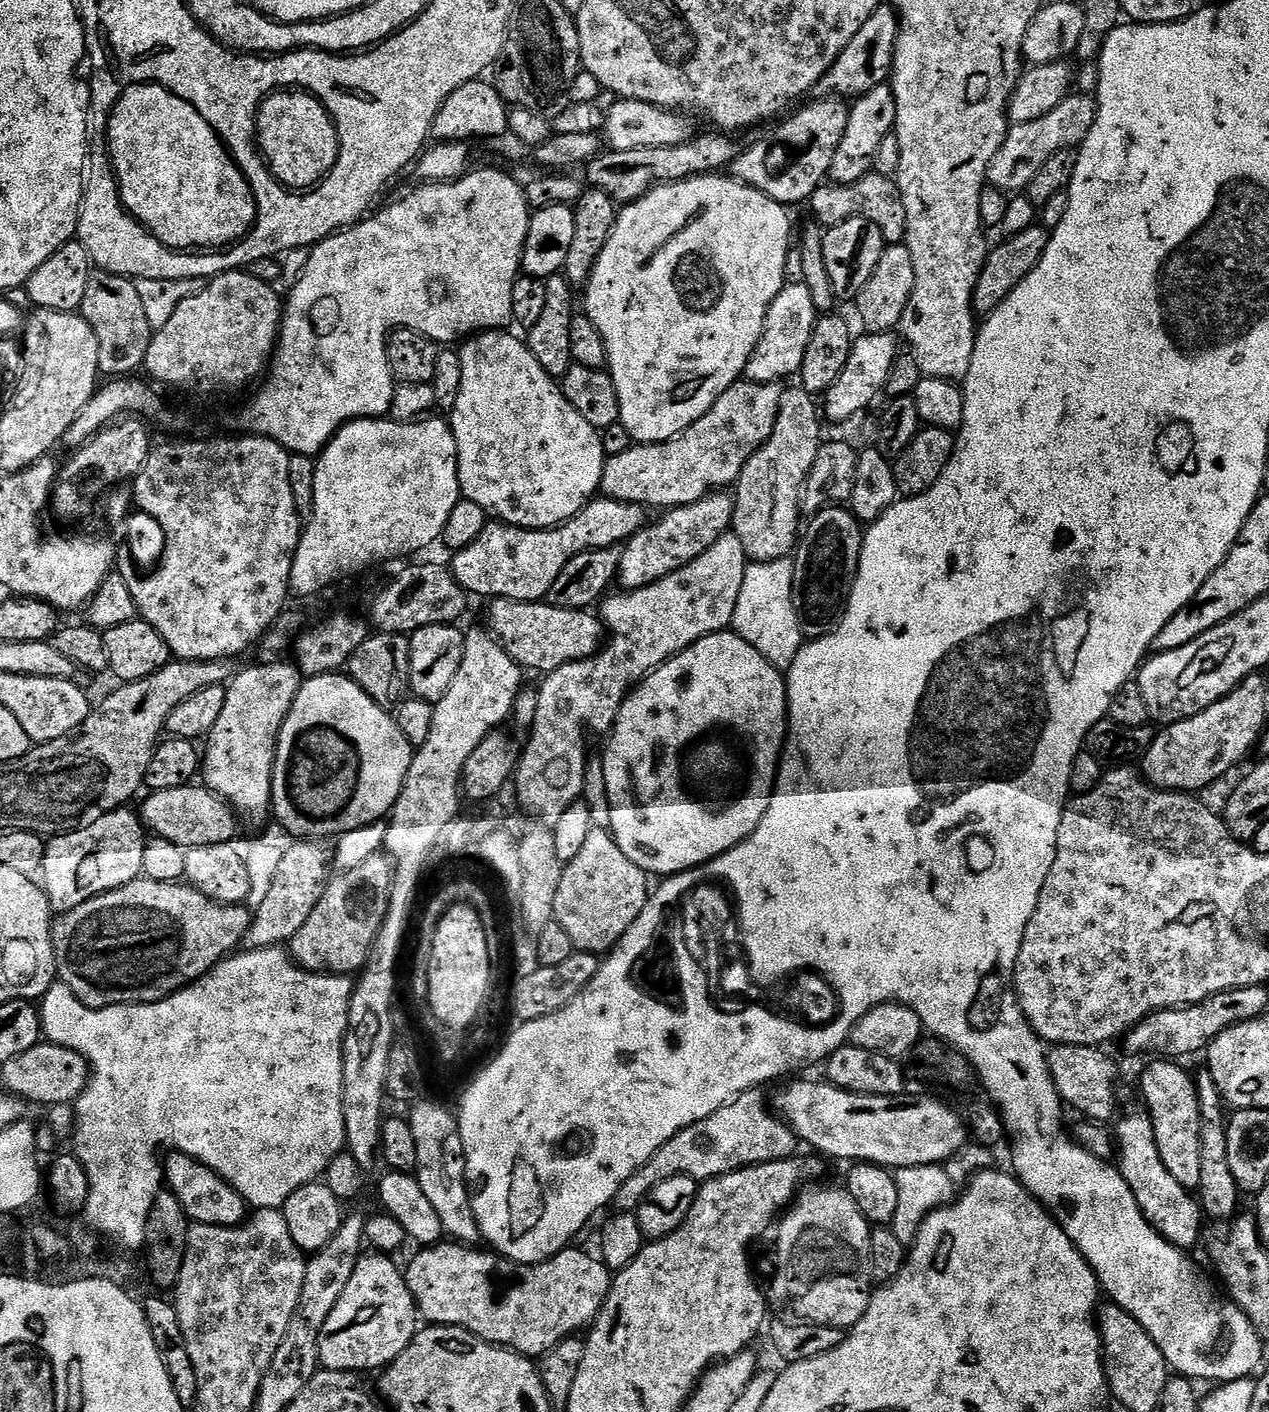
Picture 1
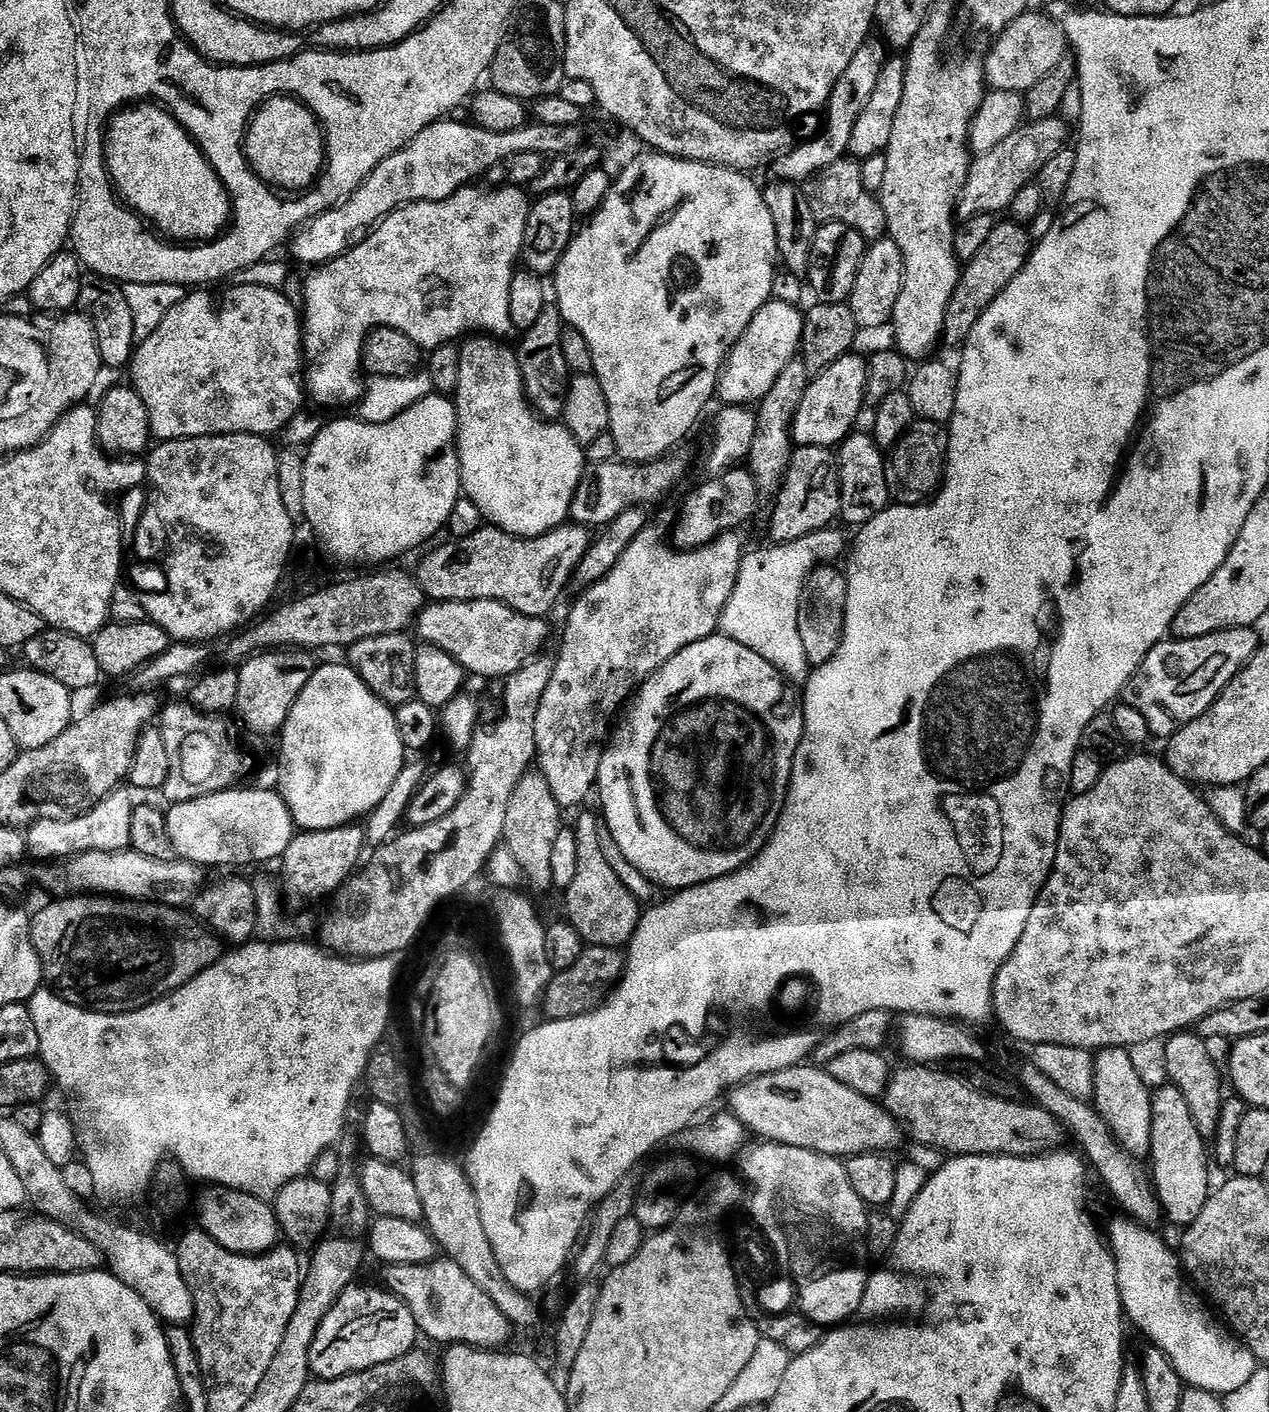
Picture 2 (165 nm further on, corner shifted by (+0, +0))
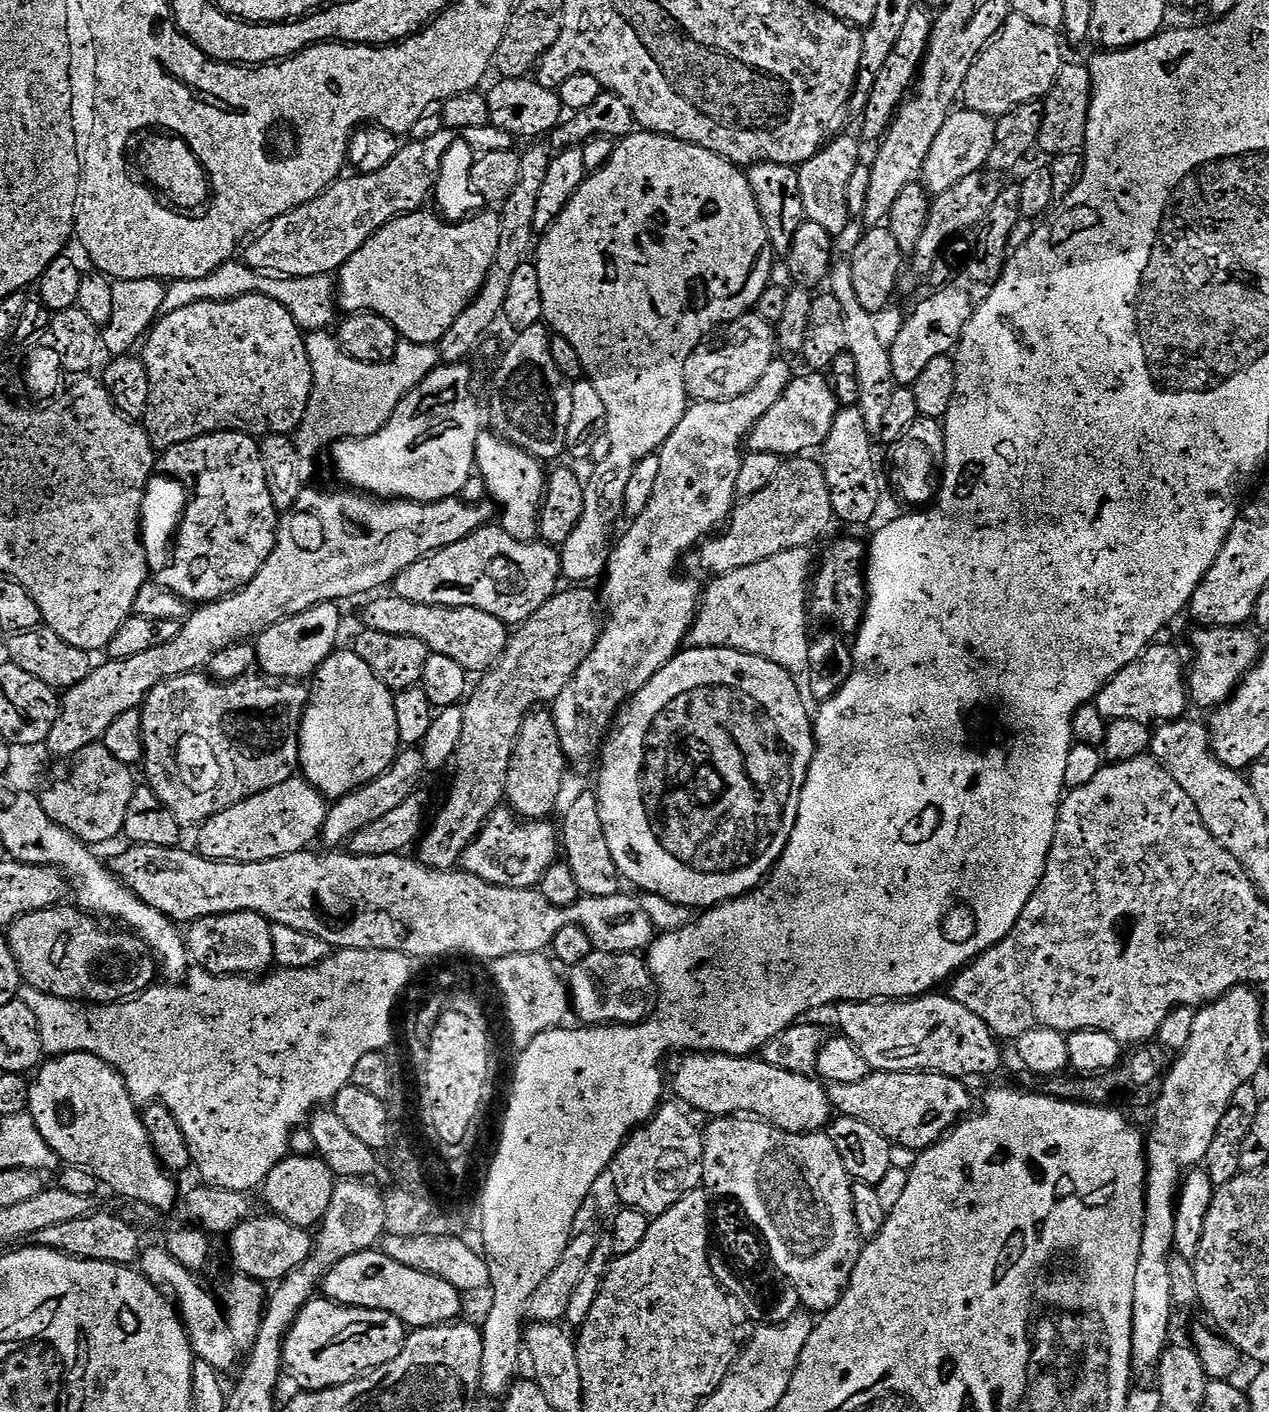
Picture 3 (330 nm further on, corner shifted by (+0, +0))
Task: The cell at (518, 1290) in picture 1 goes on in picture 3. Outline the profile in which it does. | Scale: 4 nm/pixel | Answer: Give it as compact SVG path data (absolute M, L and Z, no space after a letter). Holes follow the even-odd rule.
M369 1250L350 1254L342 1258L324 1276L322 1296L331 1300L333 1304L340 1304L344 1308L365 1308L366 1310L382 1310L398 1317L409 1329L437 1328L440 1324L451 1324L457 1319L460 1312L460 1299L462 1293L442 1278L431 1272L412 1269L390 1258L381 1250Z

